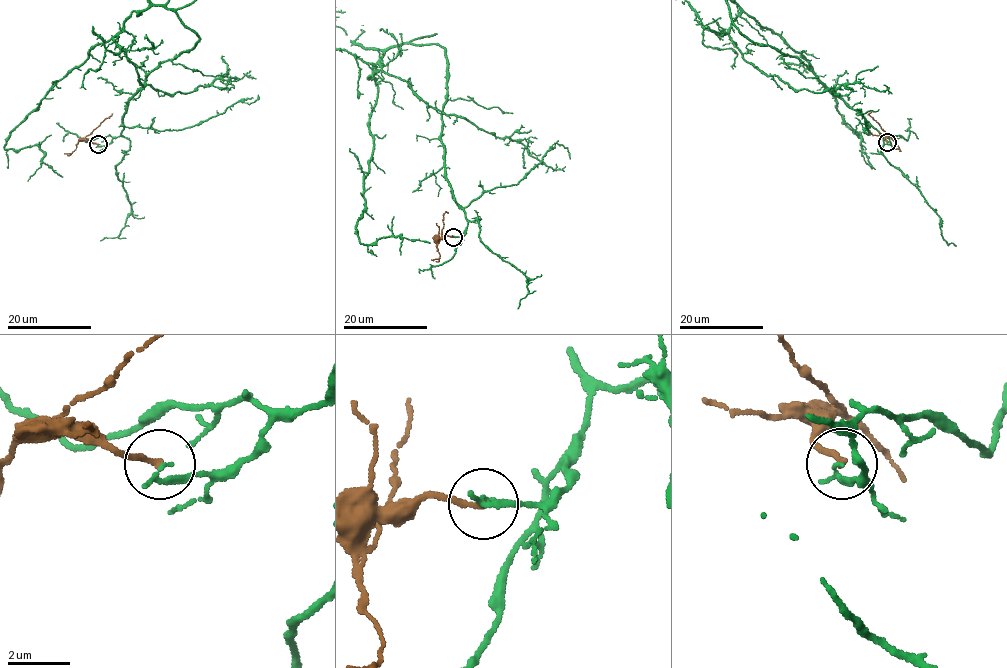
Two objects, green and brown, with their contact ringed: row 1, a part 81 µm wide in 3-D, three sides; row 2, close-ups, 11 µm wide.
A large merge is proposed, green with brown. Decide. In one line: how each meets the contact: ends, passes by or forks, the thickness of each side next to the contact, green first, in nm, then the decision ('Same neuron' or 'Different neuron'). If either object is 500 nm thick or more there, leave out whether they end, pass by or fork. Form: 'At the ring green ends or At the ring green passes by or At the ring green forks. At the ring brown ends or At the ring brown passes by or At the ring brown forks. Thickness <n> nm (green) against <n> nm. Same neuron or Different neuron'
At the ring green ends. At the ring brown ends. Thickness 150 nm (green) against 190 nm. Different neuron

